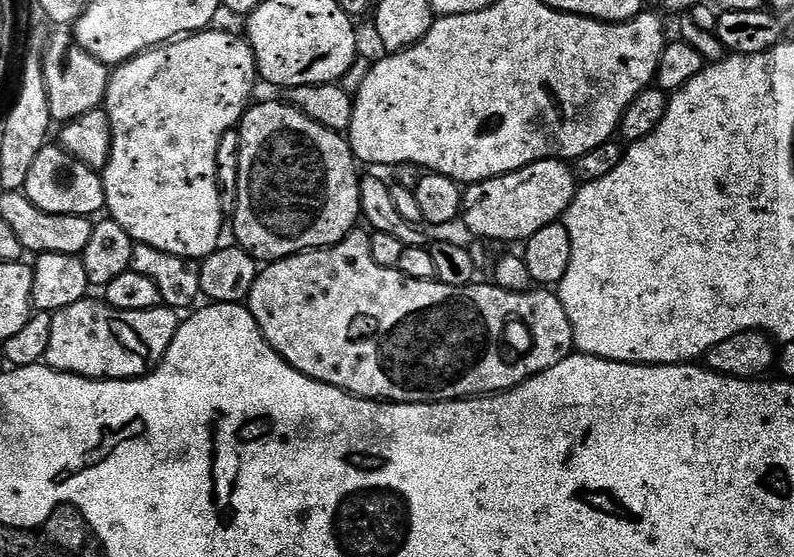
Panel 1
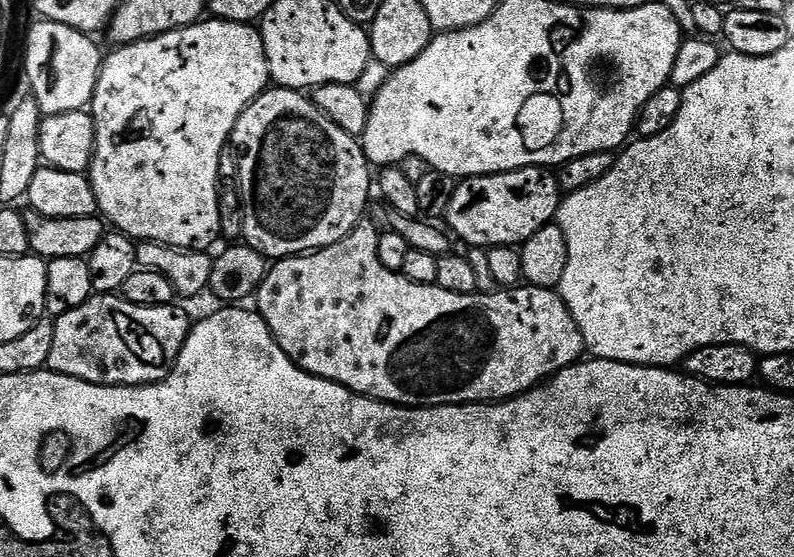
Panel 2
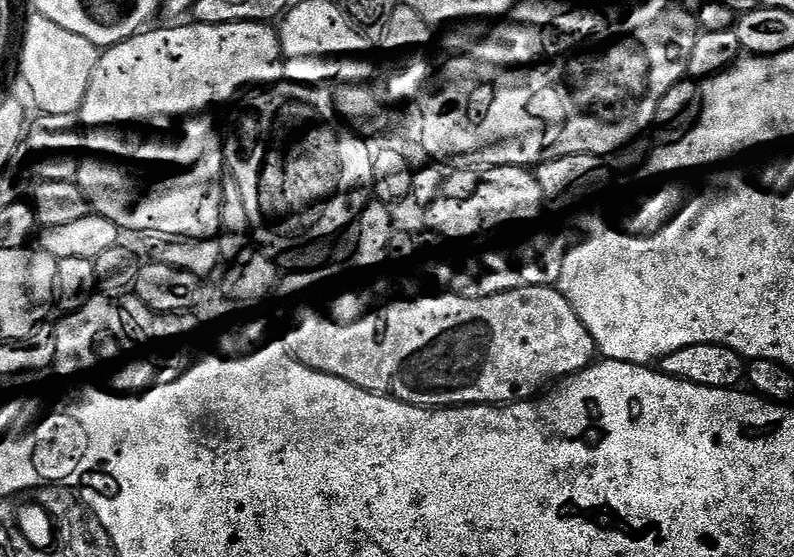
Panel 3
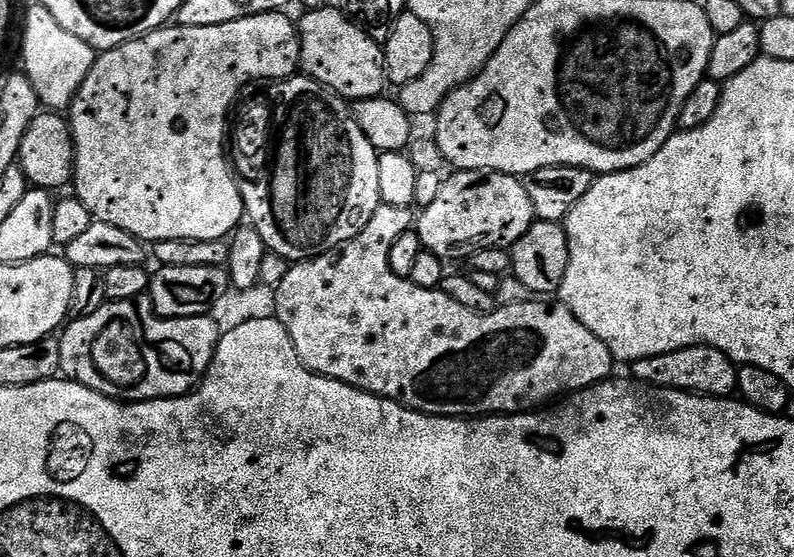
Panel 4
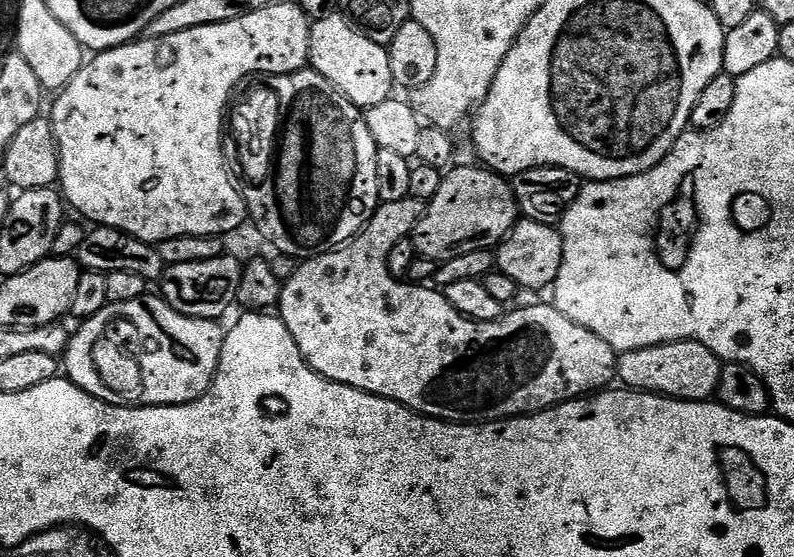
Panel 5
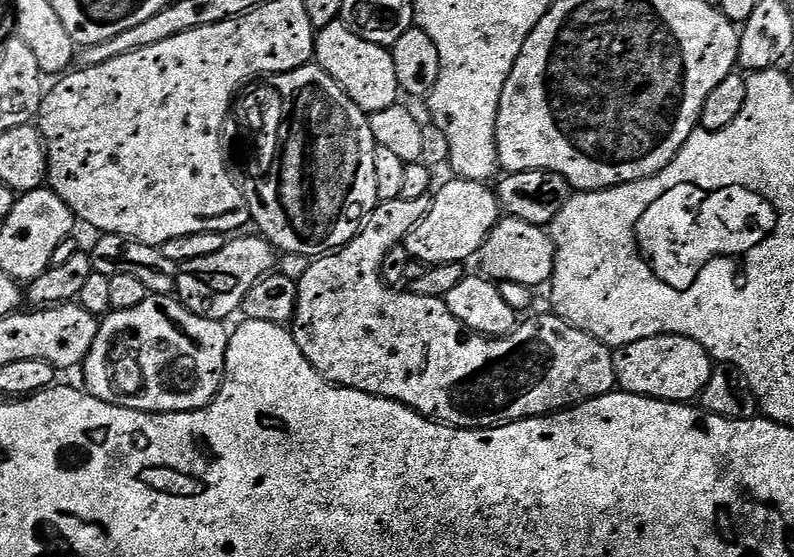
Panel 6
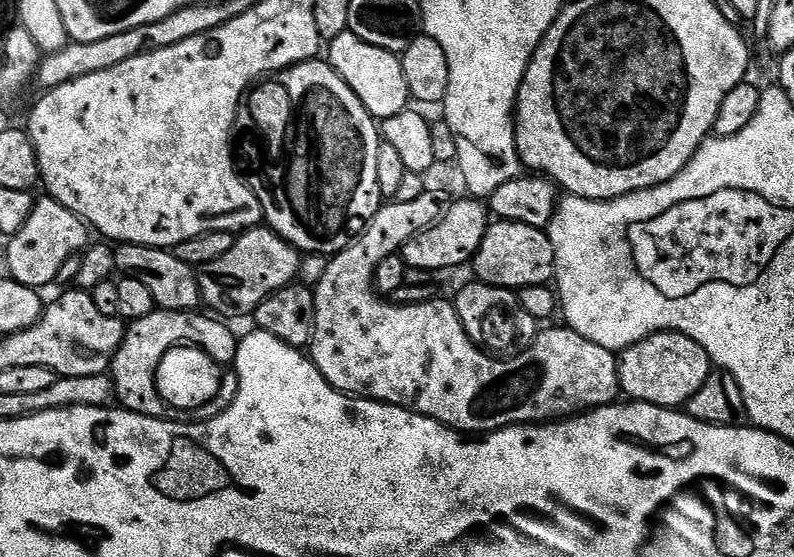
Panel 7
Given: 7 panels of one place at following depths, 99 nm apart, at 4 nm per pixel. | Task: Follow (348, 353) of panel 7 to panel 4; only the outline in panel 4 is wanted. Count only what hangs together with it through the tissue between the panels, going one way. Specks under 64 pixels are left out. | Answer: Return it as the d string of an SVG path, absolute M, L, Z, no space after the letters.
M381 203L376 207L374 216L370 218L363 230L354 239L340 245L336 251L323 251L310 259L293 263L284 279L275 287L277 294L276 318L287 330L295 352L300 358L300 363L305 368L318 373L319 376L328 376L331 380L340 380L344 384L361 388L363 392L373 392L375 396L385 396L387 400L395 400L396 403L403 404L406 408L413 408L416 412L425 412L427 416L459 416L461 418L502 416L536 410L565 394L581 392L583 388L601 384L613 375L614 357L612 351L563 302L543 304L540 301L543 299L528 298L532 300L524 300L521 304L501 303L491 312L471 312L466 306L454 302L454 298L450 298L443 290L423 288L411 279L395 276L389 268L390 248L401 234L413 227L414 214L413 216L412 214L413 211L409 208L391 207Z

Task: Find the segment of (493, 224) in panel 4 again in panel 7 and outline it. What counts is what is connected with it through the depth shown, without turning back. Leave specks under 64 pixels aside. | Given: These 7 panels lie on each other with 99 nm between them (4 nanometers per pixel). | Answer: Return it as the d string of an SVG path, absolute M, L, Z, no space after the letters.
M467 198L449 203L444 217L430 228L425 228L410 237L404 244L402 255L404 263L419 270L428 270L433 274L444 272L447 268L460 268L471 261L480 248L482 238L488 232L490 212L479 199Z

